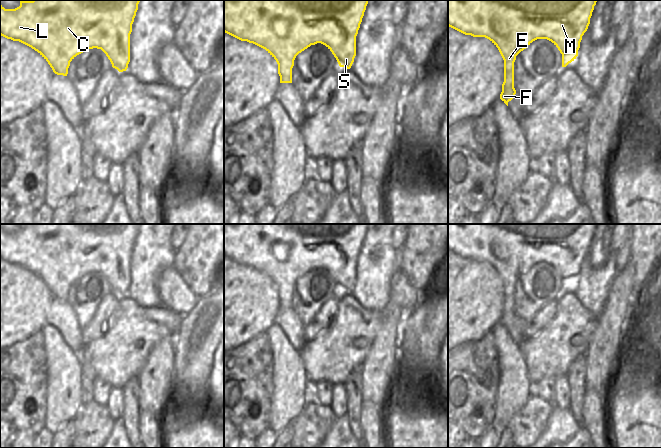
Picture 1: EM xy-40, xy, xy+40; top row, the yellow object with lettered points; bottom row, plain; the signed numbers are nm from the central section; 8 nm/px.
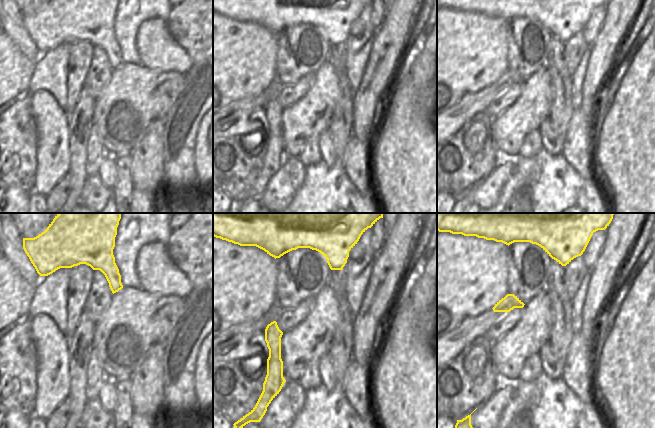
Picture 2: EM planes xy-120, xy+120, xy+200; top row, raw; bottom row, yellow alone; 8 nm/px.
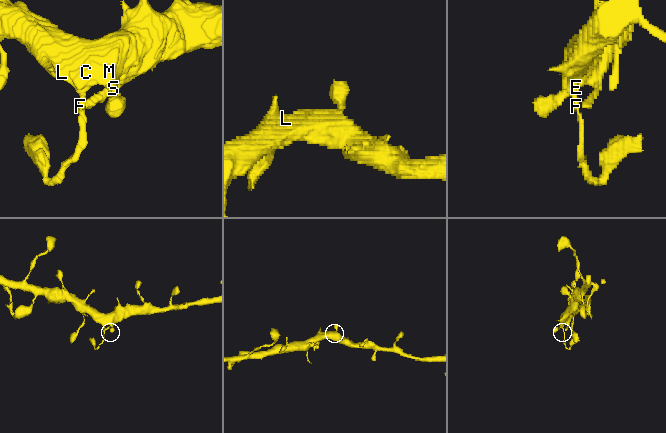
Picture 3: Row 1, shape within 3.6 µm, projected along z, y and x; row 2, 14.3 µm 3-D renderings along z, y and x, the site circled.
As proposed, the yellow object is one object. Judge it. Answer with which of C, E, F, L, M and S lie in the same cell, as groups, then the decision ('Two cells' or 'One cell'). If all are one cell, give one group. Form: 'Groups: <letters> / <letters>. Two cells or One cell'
Groups: C E F L M S. One cell

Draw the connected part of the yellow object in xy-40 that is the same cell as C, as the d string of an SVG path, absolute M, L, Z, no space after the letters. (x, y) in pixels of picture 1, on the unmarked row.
M32 224L20 225L20 230L15 233L5 233L0 229L0 259L13 265L19 265L37 275L48 286L53 296L57 299L67 300L70 286L77 279L87 273L93 272L101 273L110 284L112 291L119 296L123 296L127 294L130 286L130 258L132 256L132 248L138 234L139 226L140 224Z

